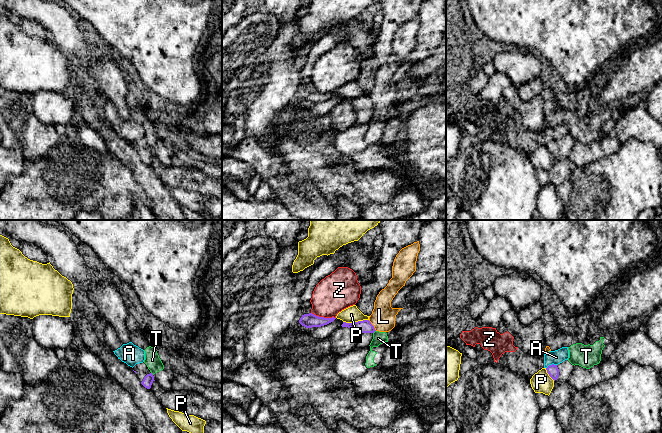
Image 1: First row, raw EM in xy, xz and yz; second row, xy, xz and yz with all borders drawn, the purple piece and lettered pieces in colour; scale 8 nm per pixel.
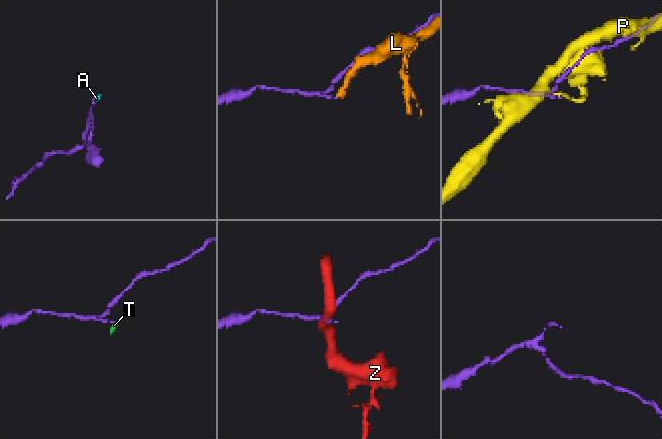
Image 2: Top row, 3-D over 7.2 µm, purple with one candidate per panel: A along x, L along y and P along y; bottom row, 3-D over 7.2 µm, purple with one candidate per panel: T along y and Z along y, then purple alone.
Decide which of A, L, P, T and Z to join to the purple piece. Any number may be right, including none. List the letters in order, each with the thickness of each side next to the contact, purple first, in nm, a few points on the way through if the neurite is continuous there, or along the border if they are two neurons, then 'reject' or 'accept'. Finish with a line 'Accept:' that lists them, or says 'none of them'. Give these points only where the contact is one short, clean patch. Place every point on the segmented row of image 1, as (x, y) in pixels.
A: 90 nm thick on the purple side, 120 nm on the other; border along yz (556, 364), (550, 364), (546, 368); reject
L: 110 nm thick on the purple side, 190 nm on the other; reject
P: 110 nm thick on the purple side, 130 nm on the other; reject
T: 110 nm thick on the purple side, 100 nm on the other; border along xz (375, 330), (373, 333); reject
Z: 120 nm thick on the purple side, 300 nm on the other; reject
Accept: none of them

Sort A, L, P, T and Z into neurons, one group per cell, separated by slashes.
A / L T / P / Z

